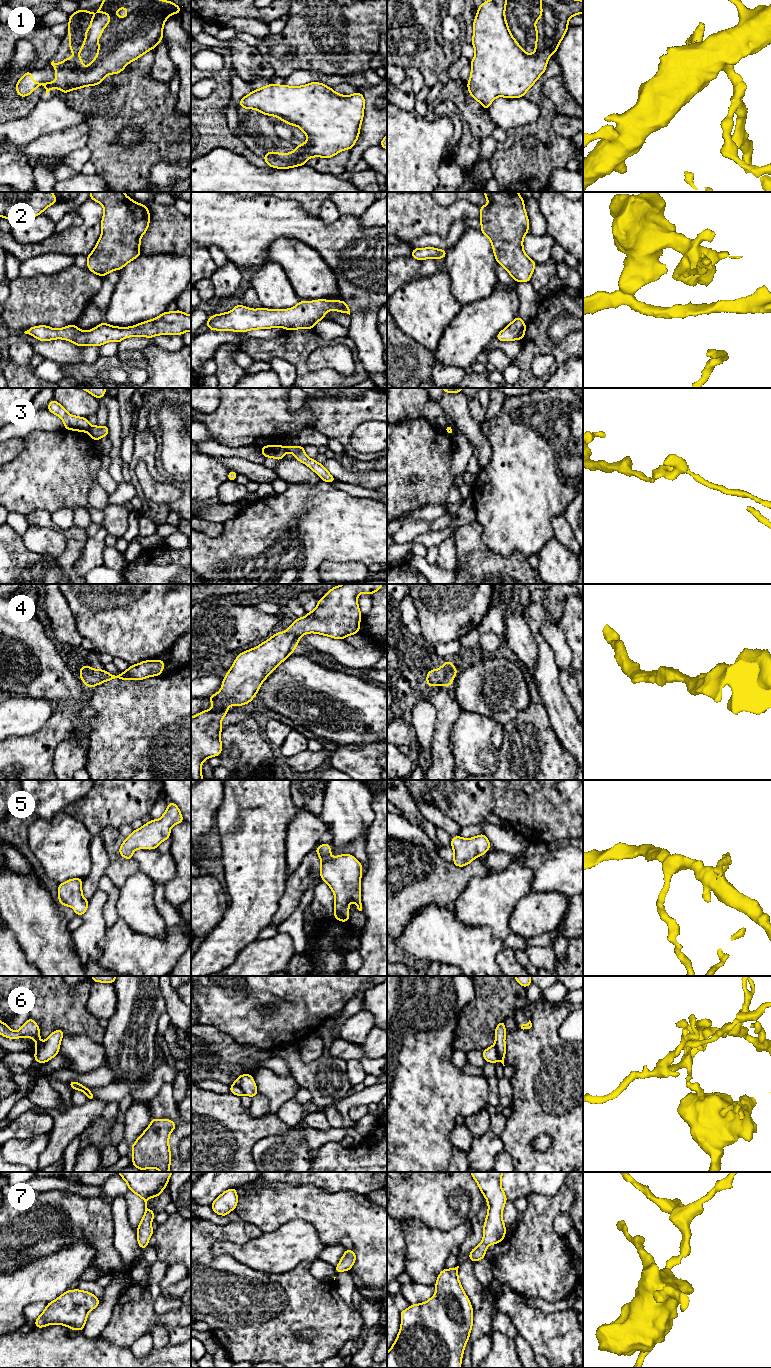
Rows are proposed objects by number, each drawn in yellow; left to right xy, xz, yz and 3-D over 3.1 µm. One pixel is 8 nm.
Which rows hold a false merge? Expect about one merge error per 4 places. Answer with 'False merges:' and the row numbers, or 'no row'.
False merges: 3, 6

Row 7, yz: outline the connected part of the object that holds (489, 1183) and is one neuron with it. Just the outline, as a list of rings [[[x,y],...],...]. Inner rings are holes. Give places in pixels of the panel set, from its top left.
[[[470,1172],[488,1202],[488,1213],[483,1227],[483,1241],[469,1254],[470,1261],[484,1260],[487,1247],[500,1243],[506,1235],[502,1212],[507,1197],[501,1187],[504,1172]]]

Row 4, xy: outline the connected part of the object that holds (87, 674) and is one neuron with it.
[[[161,660],[143,661],[130,666],[126,671],[122,672],[121,675],[111,675],[104,669],[96,670],[87,665],[83,665],[80,668],[79,677],[83,683],[91,689],[93,686],[112,679],[143,680],[147,677],[160,676],[165,663],[165,661]]]

